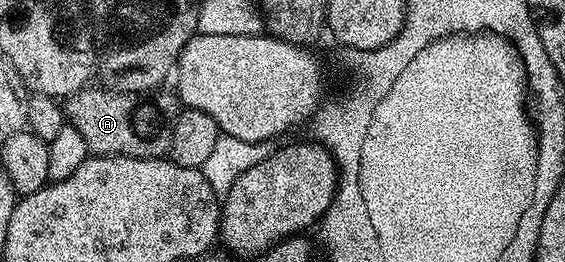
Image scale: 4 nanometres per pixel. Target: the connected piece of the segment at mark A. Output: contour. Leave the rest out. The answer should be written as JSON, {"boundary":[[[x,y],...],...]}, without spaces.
{"boundary":[[[82,88],[66,97],[65,120],[77,130],[77,134],[81,134],[88,153],[97,156],[128,156],[142,160],[162,157],[169,146],[169,130],[161,130],[159,142],[149,142],[155,140],[155,130],[151,130],[149,136],[145,132],[143,144],[139,136],[133,136],[133,130],[129,126],[129,106],[129,102],[115,100],[111,94]]]}

